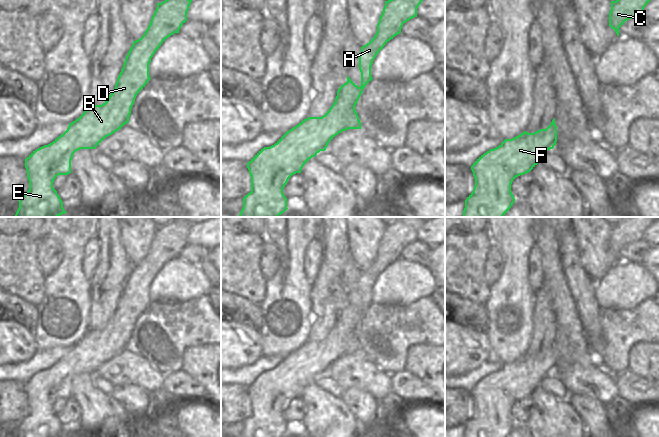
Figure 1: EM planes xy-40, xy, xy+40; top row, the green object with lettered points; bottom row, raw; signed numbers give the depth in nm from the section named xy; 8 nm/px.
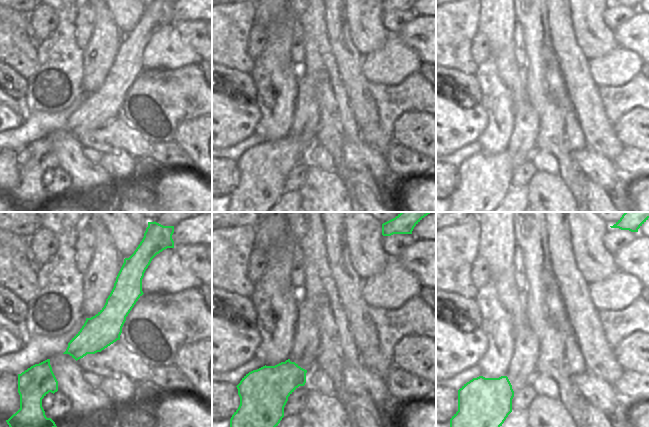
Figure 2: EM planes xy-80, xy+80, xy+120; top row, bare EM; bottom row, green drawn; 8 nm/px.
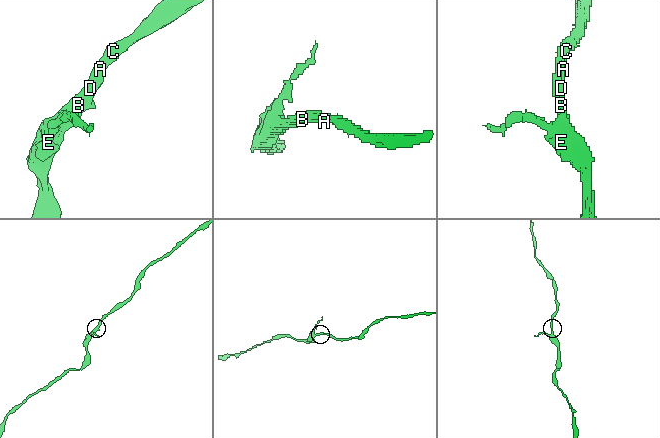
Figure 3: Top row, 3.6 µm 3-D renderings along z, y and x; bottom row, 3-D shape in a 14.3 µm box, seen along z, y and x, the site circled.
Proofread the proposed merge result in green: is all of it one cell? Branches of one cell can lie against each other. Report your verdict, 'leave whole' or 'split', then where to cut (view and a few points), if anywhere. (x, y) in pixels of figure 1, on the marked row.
leave whole; cut none

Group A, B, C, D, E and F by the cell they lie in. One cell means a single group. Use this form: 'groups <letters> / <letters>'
groups A B C D E F

